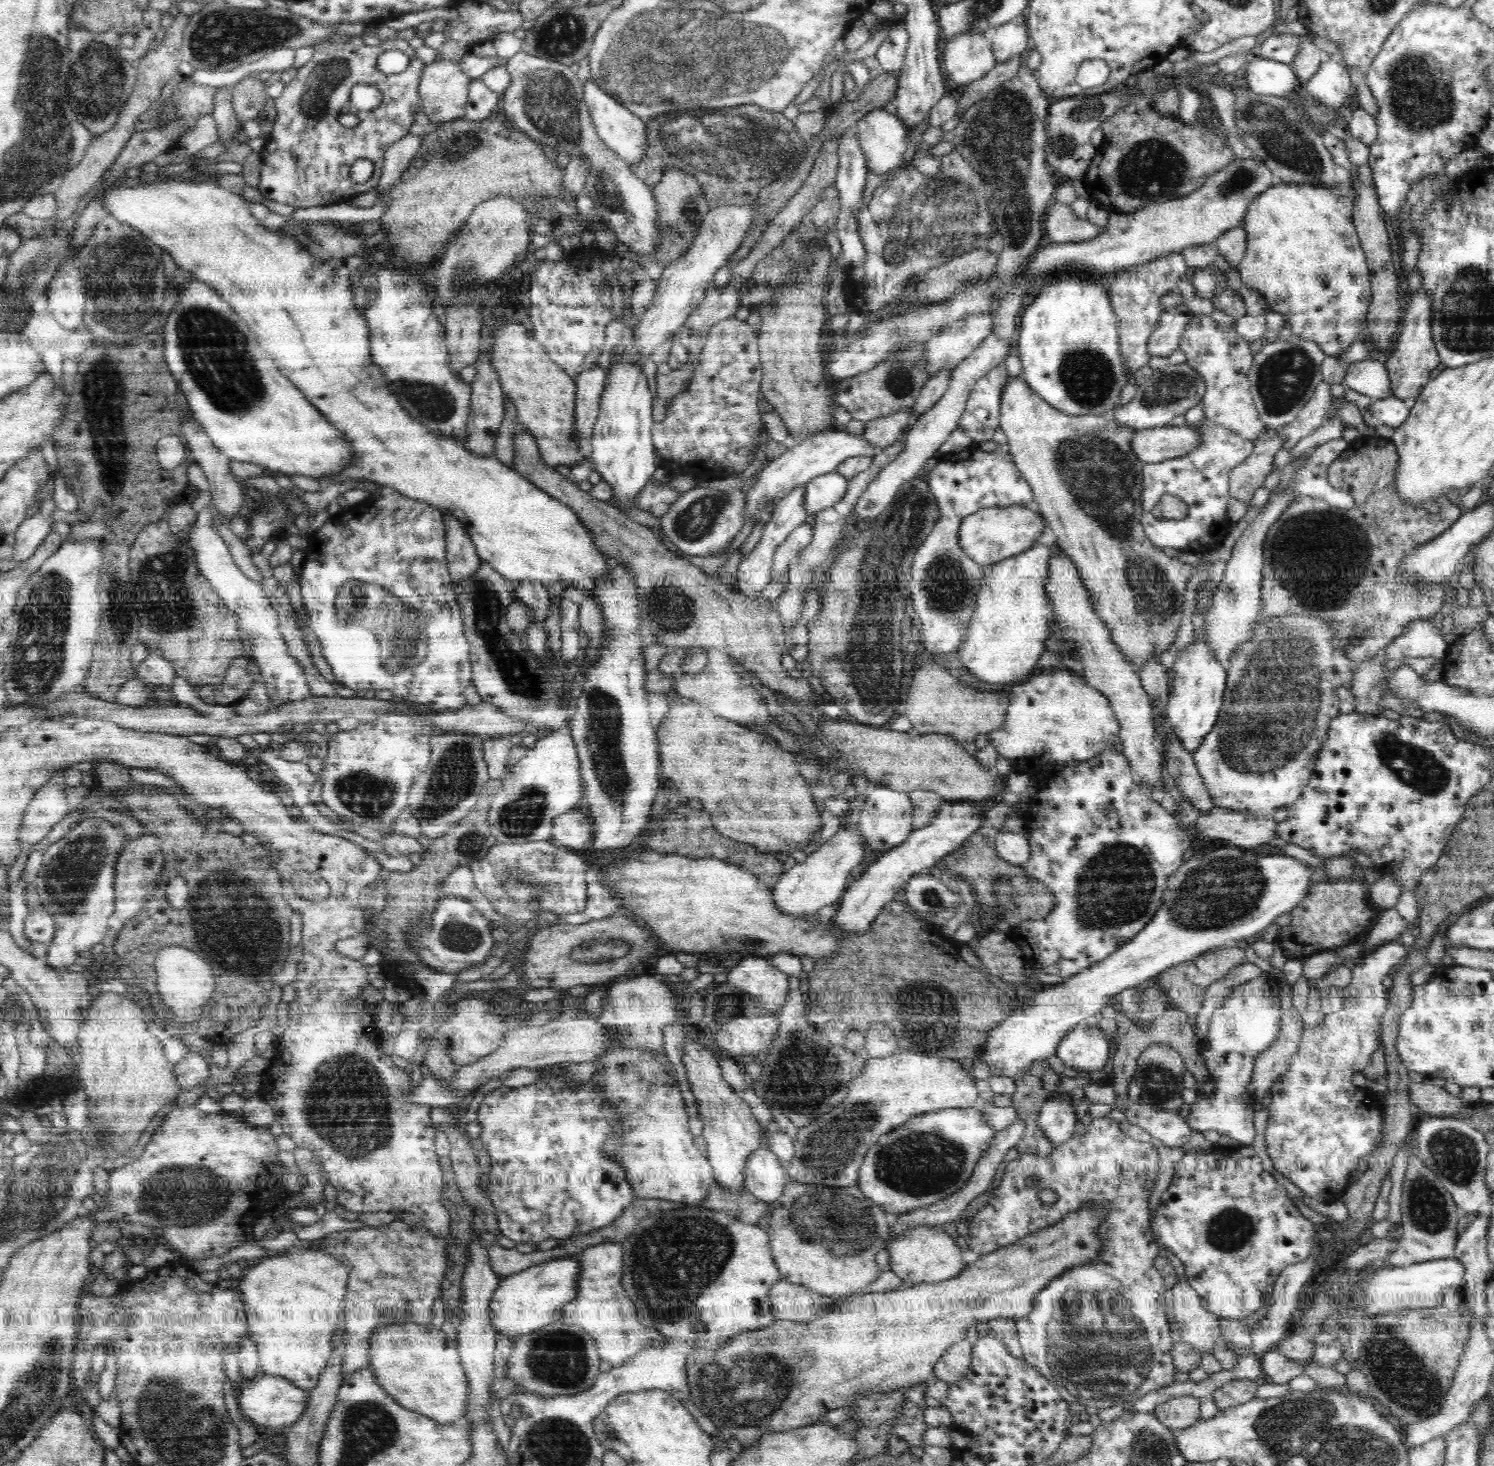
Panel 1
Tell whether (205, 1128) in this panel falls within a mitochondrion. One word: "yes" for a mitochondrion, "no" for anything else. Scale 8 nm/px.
no

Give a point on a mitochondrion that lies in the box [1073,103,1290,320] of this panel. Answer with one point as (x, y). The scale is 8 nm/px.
(1150, 168)

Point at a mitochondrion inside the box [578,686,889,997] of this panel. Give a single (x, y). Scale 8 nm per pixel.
(603, 723)

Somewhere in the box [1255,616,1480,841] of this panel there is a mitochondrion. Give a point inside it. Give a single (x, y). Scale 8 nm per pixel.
(1415, 766)

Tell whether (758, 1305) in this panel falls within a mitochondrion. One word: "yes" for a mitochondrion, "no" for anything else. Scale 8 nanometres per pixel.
no

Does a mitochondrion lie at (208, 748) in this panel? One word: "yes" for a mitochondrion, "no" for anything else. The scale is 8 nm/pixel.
no

